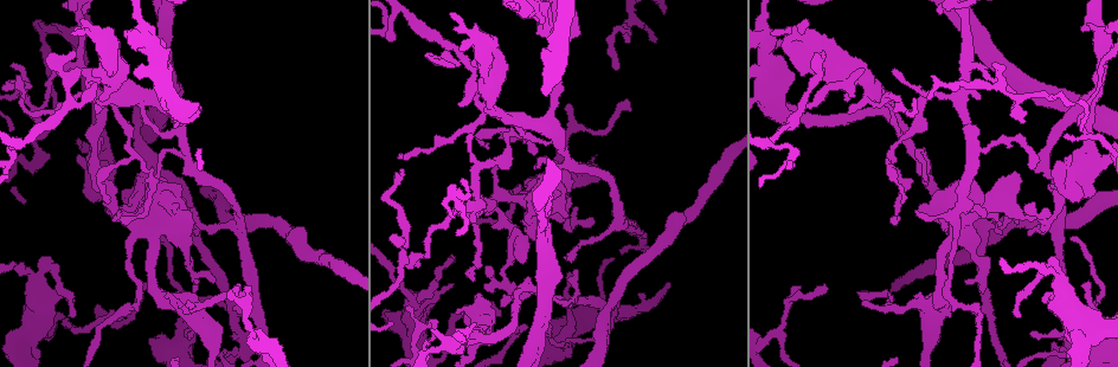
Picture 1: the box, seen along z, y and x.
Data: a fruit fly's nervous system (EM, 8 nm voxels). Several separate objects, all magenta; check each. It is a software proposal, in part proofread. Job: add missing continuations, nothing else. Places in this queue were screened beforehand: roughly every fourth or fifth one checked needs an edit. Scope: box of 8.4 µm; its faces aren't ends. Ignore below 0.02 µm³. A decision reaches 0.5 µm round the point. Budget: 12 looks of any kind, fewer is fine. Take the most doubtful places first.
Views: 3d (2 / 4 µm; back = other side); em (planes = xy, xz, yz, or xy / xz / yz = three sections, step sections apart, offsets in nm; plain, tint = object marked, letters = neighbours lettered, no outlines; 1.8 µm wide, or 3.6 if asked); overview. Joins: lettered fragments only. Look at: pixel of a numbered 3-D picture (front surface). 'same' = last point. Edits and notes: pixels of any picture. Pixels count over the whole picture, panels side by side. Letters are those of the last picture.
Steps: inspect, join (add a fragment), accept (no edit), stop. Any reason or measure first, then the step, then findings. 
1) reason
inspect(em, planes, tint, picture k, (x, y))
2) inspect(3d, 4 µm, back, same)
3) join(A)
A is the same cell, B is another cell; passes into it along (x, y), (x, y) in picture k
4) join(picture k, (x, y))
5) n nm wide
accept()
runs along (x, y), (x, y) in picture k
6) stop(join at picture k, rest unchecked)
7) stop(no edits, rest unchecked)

sharp bend
inspect(3d, 4 µm, picture 1, (478, 167))

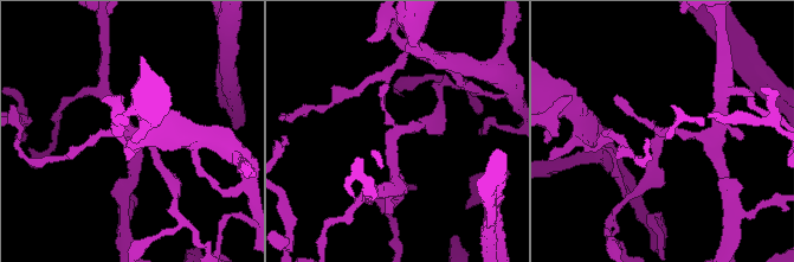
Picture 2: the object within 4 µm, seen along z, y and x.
inspect(em, yz, step 16, tint, picture 2, (660, 132))

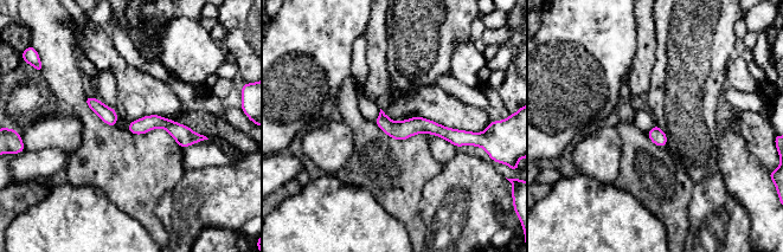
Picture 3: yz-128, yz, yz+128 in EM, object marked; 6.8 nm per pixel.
inspect(em, planes, letters, same)

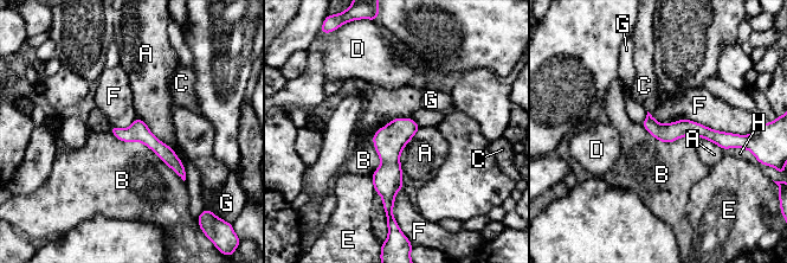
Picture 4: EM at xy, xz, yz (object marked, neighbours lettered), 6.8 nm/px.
130 nm wide; F touches over 650 nm
accept()
A, B, C, D, E, F, G and H are other cells; none of them fits

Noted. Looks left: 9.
calibre changes
inspect(3d, 4 µm, back, picture 1, (102, 35))

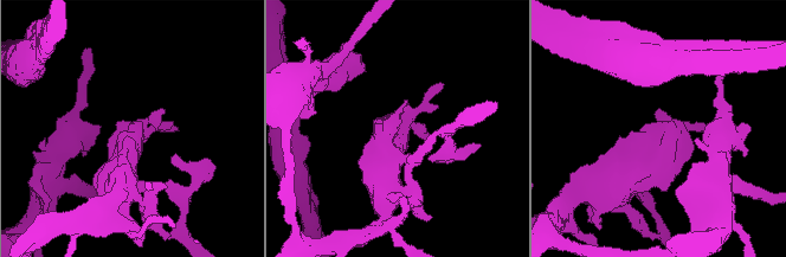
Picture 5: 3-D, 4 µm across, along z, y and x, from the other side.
inspect(em, xz, step 8, letters, picture 5, (136, 128))

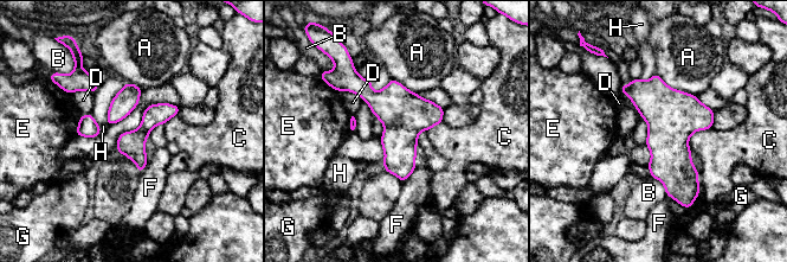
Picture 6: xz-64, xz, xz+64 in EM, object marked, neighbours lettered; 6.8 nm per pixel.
A touches over 320 nm
accept()
A, B, C, D, E, F, G and H are other cells; runs along (175, 108), (139, 136), (140, 167) in picture 6; none of them fits

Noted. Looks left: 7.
branch point
inspect(3d, 4 µm, picture 1, (251, 334))

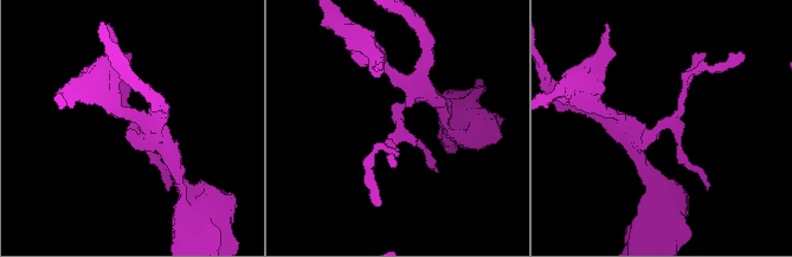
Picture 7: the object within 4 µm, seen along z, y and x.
3 arms
inspect(em, xy, step 16, letters, picture 7, (662, 128))

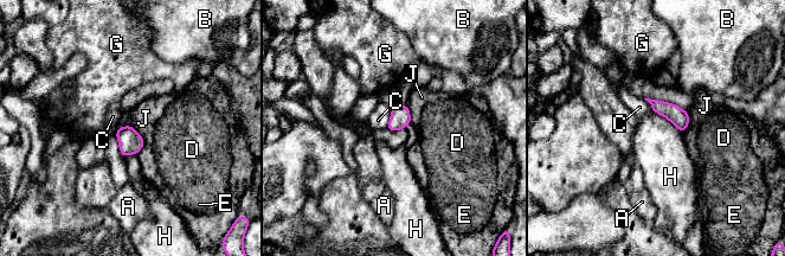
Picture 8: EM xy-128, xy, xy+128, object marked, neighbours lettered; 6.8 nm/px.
20 nm wide
accept()
A, B, C, D, E, G, H and J are other cells; border along (652, 110), (664, 116), (681, 133) in picture 8; none of them fits

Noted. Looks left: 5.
thin end
inspect(3d, 2 µm, picture 1, (250, 293))

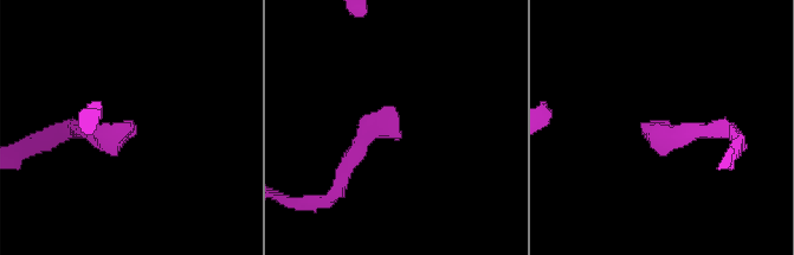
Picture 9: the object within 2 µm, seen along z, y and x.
inspect(em, planes, plain, picture 9, (399, 139))

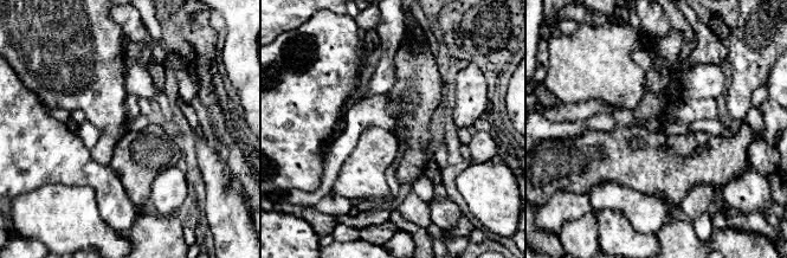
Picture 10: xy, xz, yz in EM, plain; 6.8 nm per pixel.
what lies round it
inspect(em, planes, letters, same)

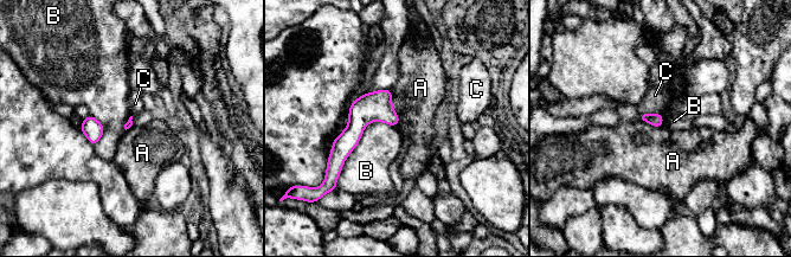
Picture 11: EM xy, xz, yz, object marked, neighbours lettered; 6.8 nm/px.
accept()
A, B and C are other cells; runs along (386, 91), (358, 121), (336, 161) in picture 11; none of them fits

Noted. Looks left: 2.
branch stops here
inspect(em, xz, step 4, tint, picture 1, (1062, 136))

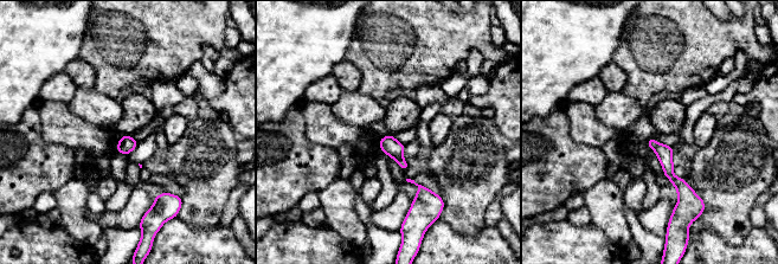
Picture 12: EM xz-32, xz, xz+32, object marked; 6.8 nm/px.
inspect(em, planes, letters, same)

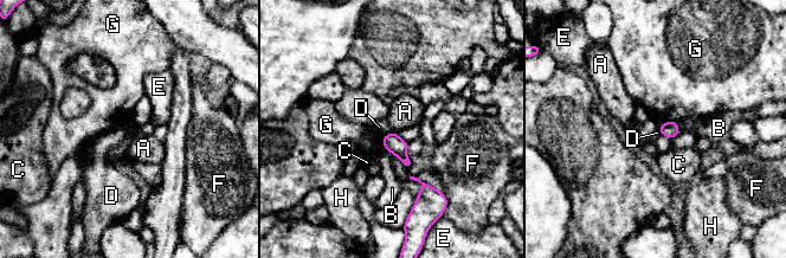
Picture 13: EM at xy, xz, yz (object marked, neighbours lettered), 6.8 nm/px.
accept()
A, B, C, D, E, F, G and H are other cells; no lettered fragment goes on from it

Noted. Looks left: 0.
stop(no edits, rest unchecked)

